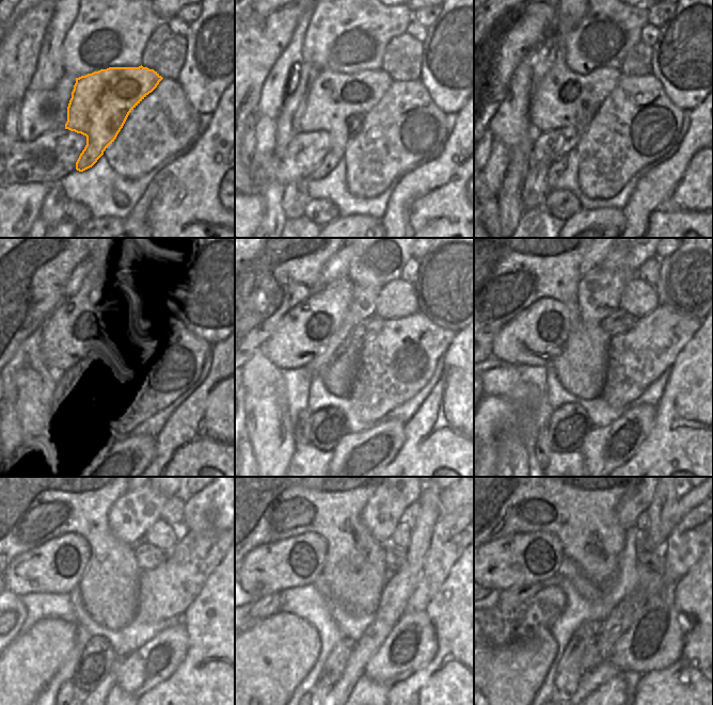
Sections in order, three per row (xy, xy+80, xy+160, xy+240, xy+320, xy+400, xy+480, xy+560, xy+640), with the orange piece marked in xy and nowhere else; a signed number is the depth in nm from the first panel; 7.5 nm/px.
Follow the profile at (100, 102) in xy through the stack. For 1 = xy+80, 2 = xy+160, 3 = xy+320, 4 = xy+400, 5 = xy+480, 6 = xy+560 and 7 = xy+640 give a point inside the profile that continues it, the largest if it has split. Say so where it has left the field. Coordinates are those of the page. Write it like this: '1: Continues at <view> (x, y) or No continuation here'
1: Continues at xy+80 (334, 97)
2: Continues at xy+160 (561, 98)
3: Continues at xy+320 (304, 331)
4: Continues at xy+400 (535, 337)
5: Continues at xy+480 (54, 567)
6: Continues at xy+560 (297, 561)
7: Continues at xy+640 (528, 558)

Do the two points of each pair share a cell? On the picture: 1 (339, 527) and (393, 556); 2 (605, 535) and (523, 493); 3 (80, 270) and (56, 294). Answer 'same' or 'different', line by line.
1: different
2: same
3: different

